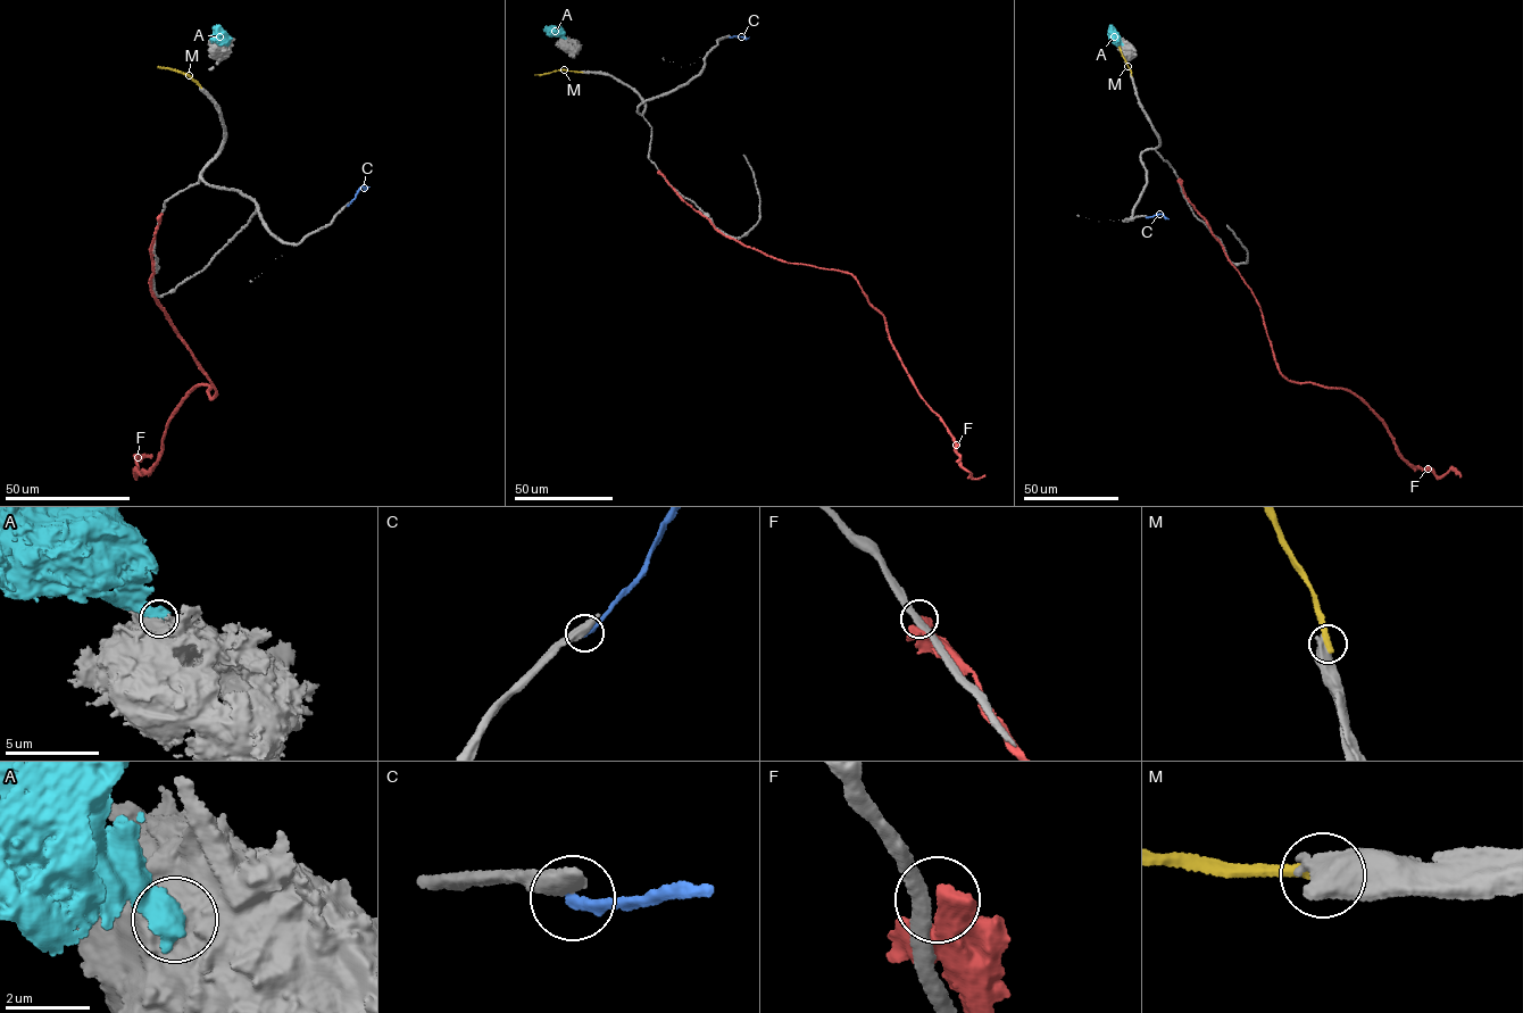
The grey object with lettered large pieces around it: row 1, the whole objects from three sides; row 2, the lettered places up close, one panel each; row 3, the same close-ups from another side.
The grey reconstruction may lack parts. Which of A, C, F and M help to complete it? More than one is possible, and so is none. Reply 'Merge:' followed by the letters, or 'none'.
Merge: none

